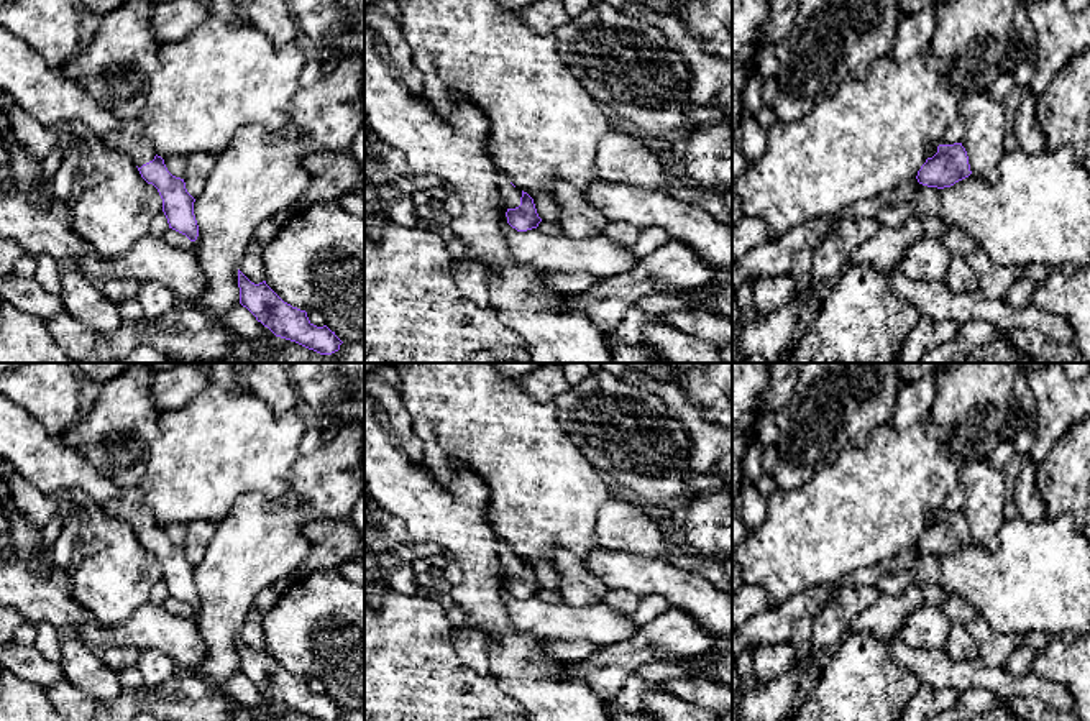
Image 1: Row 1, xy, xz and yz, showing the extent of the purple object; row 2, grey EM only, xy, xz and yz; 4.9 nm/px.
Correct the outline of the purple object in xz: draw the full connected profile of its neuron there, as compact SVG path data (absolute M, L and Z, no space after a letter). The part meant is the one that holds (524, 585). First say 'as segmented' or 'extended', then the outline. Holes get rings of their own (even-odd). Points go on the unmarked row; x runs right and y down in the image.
extended; M501 545L497 555L502 572L507 575L506 588L517 599L537 596L542 586L537 581L534 567L517 557L509 547Z

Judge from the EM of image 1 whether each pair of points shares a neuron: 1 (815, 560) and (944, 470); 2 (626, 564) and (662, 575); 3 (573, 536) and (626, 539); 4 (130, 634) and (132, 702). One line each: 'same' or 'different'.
1: same
2: same
3: different
4: different

